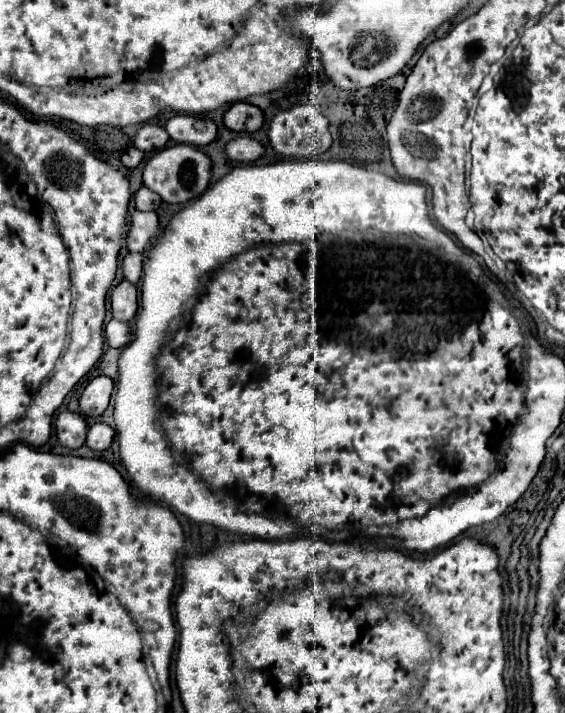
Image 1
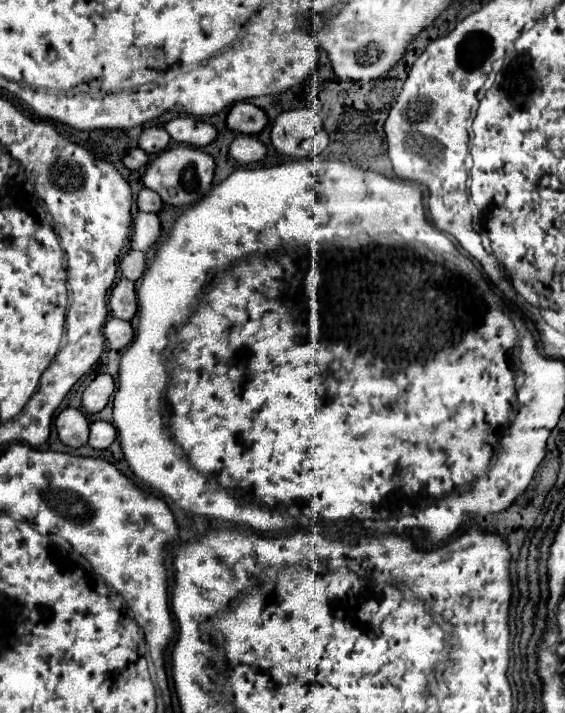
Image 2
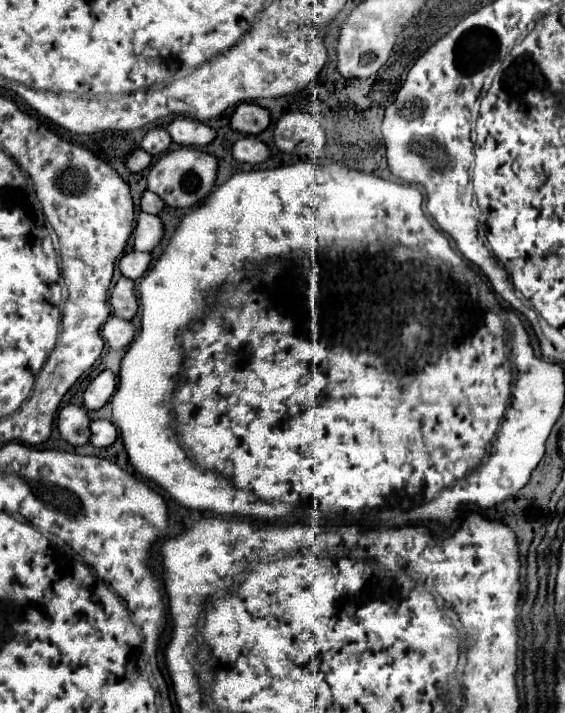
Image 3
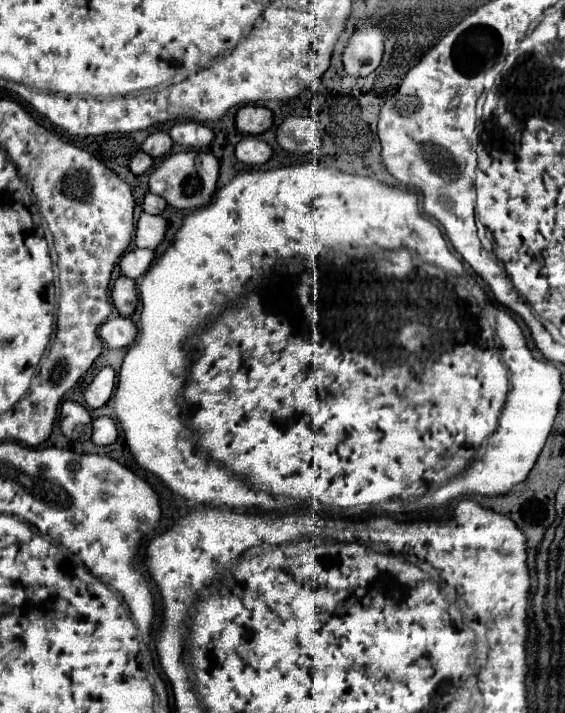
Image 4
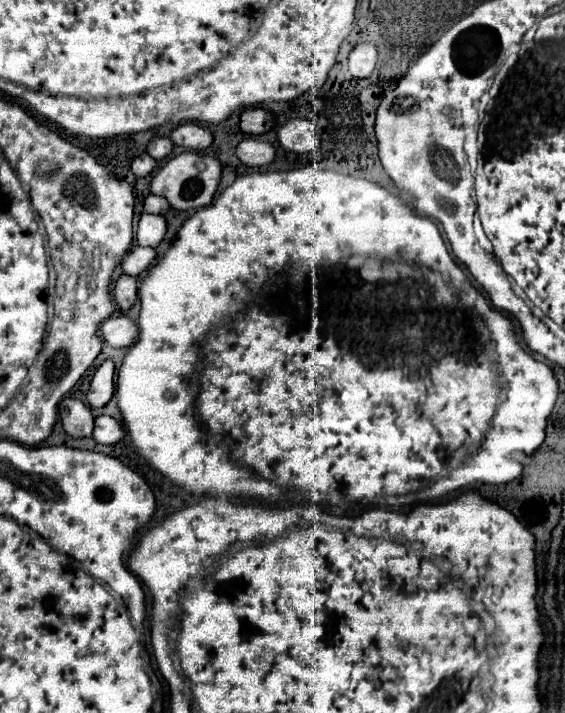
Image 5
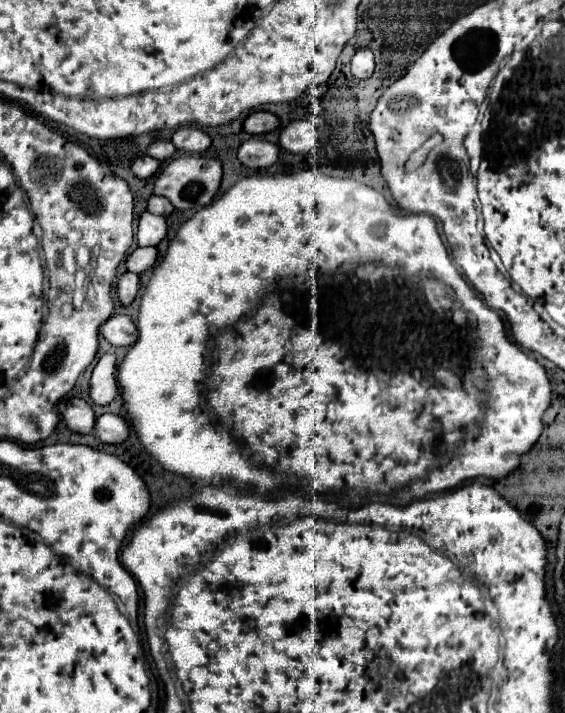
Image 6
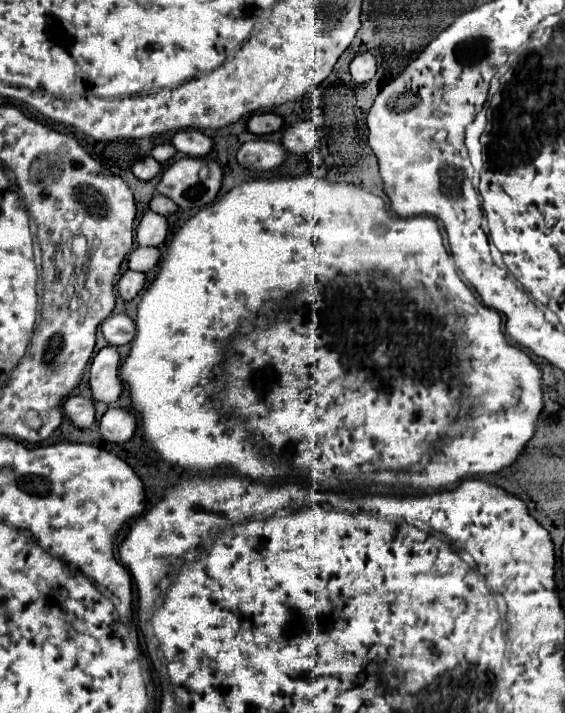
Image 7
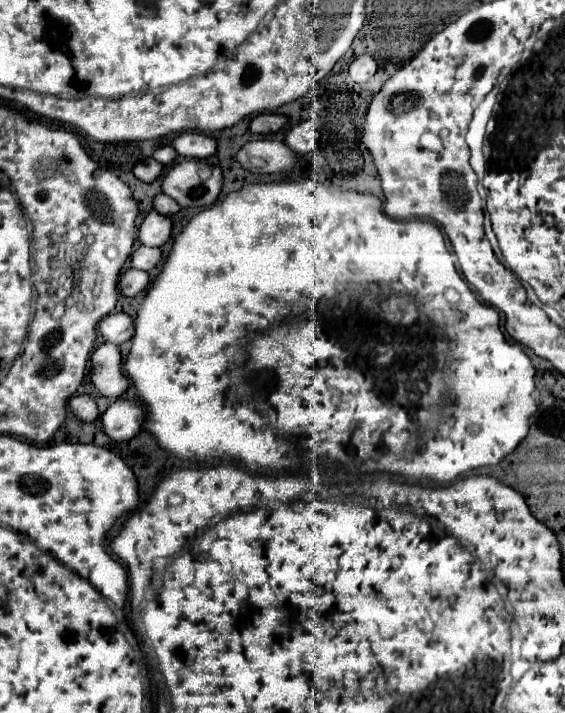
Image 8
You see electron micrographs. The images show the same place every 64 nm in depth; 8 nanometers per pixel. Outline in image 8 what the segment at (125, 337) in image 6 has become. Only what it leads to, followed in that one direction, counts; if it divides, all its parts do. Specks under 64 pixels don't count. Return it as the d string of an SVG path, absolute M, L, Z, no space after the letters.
M112 312L100 322L98 328L100 328L104 340L112 342L116 346L120 346L122 342L128 342L134 336L134 322L128 314Z

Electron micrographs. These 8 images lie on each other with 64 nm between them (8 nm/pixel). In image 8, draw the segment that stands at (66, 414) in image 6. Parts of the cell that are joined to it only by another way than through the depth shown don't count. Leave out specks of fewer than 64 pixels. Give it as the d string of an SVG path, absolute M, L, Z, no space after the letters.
M82 394L82 396L72 396L70 402L68 402L68 406L70 406L72 414L74 414L78 420L82 420L82 422L94 422L94 420L98 418L96 402L94 402L90 396L86 396L86 394Z

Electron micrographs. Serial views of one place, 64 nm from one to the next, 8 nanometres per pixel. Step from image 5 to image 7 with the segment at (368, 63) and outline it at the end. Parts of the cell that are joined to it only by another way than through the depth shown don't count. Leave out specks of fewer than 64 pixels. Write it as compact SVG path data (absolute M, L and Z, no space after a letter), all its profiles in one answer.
M360 52L350 64L350 74L356 82L368 82L376 74L376 58L370 52Z

